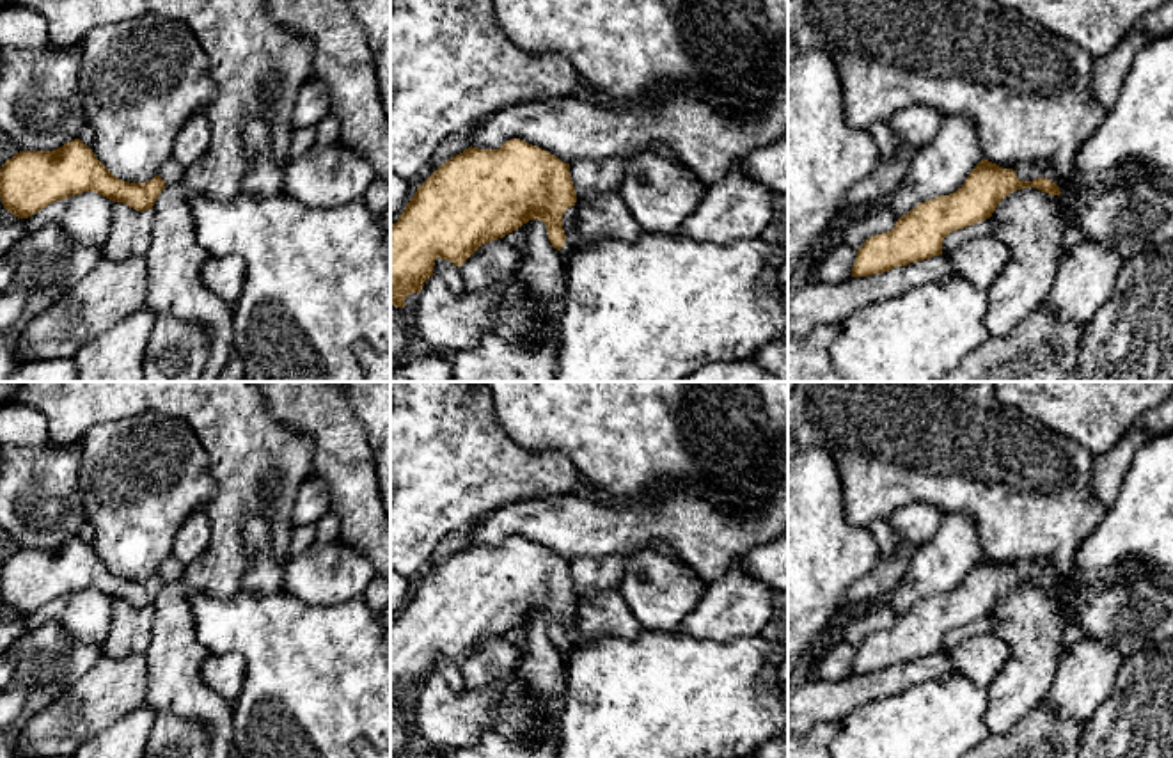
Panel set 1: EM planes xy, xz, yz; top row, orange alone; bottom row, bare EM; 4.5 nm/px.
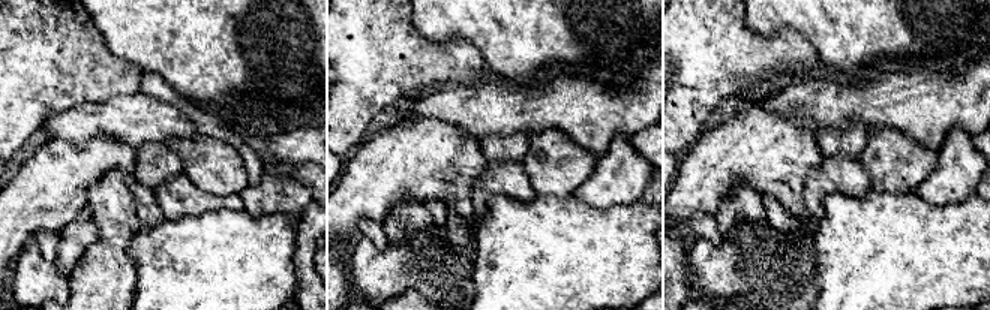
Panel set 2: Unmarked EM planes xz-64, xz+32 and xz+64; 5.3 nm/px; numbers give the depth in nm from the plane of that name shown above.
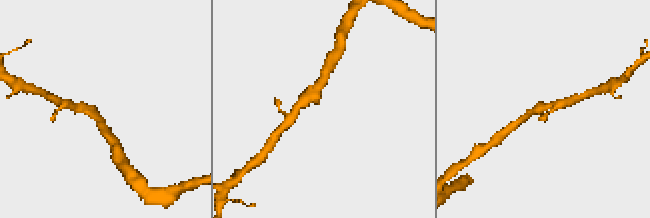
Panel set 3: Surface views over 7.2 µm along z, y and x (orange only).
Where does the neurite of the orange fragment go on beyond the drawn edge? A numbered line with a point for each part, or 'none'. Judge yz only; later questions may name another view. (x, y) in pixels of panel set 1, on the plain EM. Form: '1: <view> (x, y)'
1: yz (1024, 568)

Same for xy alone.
1: xy (171, 568)

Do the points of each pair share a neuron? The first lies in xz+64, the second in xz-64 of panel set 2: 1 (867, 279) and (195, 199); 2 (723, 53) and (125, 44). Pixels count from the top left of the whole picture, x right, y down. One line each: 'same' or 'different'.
1: different
2: different

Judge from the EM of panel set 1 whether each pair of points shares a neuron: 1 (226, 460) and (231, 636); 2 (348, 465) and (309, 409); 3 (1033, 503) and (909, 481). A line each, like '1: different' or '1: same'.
1: different
2: same
3: same

